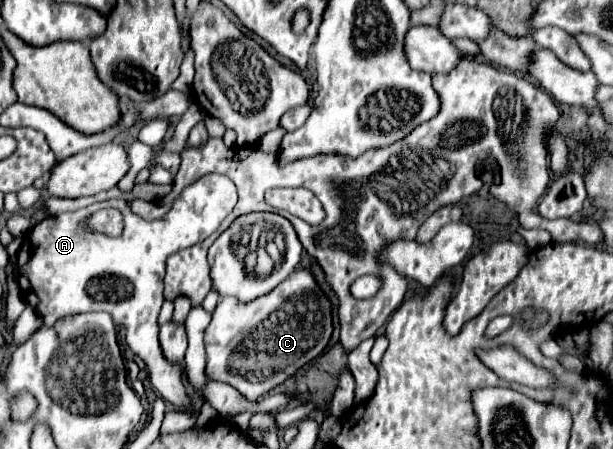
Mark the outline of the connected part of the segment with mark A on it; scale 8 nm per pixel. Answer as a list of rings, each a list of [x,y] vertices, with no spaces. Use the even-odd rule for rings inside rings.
[[[207,174],[195,184],[189,184],[173,202],[171,210],[159,220],[143,220],[133,214],[129,202],[107,200],[87,208],[47,216],[23,234],[17,252],[17,284],[25,302],[35,308],[45,326],[53,326],[59,318],[77,312],[109,312],[117,326],[125,328],[127,346],[143,358],[149,378],[159,394],[183,408],[187,392],[181,380],[181,366],[165,360],[159,346],[157,316],[163,304],[165,260],[197,242],[211,236],[227,214],[237,204],[237,190],[227,176]],[[103,208],[117,208],[123,214],[125,226],[121,236],[107,236],[91,230],[85,222],[91,214]]]

